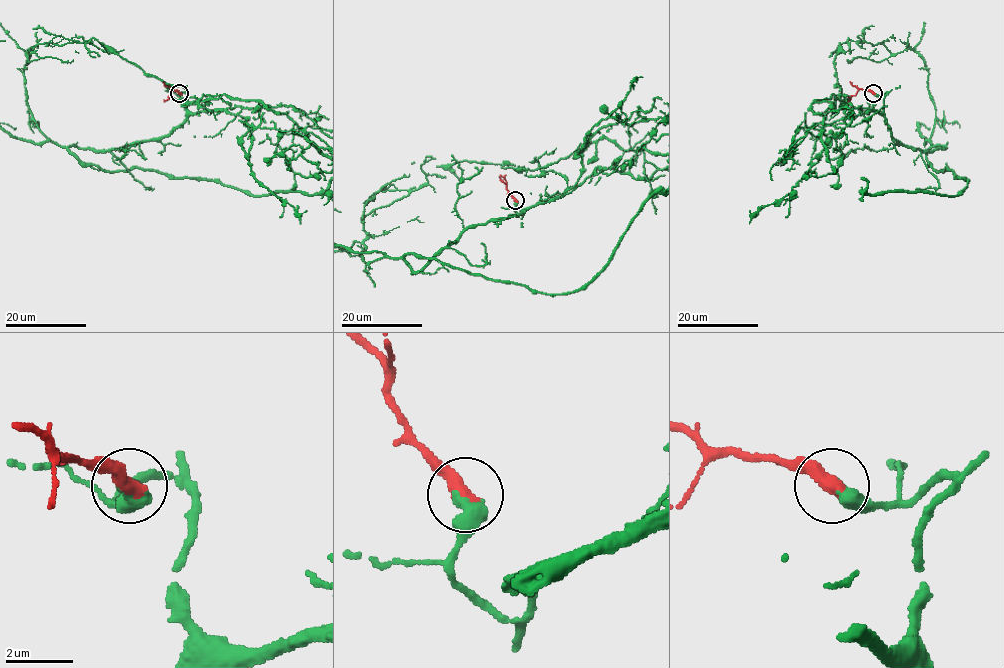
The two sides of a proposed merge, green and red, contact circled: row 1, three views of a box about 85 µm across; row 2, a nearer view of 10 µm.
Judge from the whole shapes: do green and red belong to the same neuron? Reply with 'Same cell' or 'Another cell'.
Same cell

